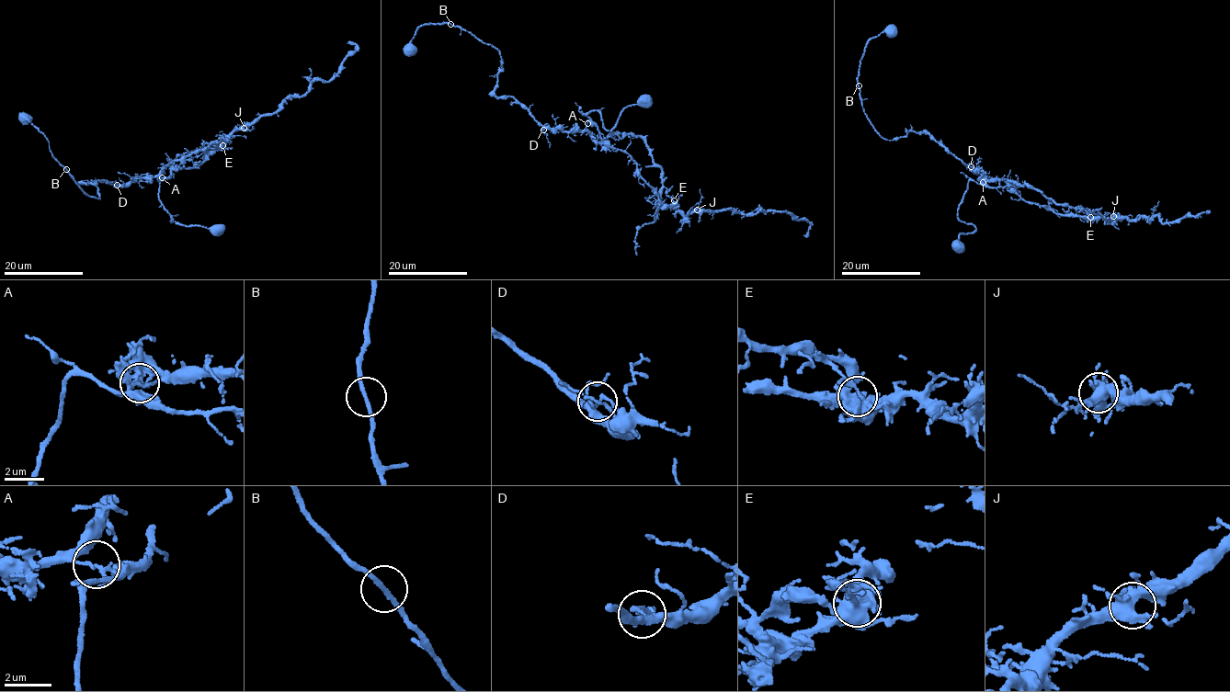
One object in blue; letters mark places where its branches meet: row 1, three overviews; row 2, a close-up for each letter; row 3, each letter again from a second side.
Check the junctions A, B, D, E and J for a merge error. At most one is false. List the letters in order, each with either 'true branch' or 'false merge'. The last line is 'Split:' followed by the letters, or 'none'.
A: false merge
B: true branch
D: true branch
E: true branch
J: true branch
Split: A

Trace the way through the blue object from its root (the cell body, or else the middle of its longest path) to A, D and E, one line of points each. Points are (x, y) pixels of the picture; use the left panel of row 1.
A: (168, 165), (161, 171), (158, 176), (161, 177)
D: (168, 165), (158, 175), (135, 178), (128, 184), (117, 185)
E: (168, 165), (193, 167), (196, 165), (195, 163), (199, 164), (206, 154), (222, 145)

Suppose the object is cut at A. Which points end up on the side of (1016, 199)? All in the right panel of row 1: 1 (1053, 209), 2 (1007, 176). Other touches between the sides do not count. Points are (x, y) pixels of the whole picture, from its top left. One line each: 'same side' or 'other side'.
1: same side
2: other side

